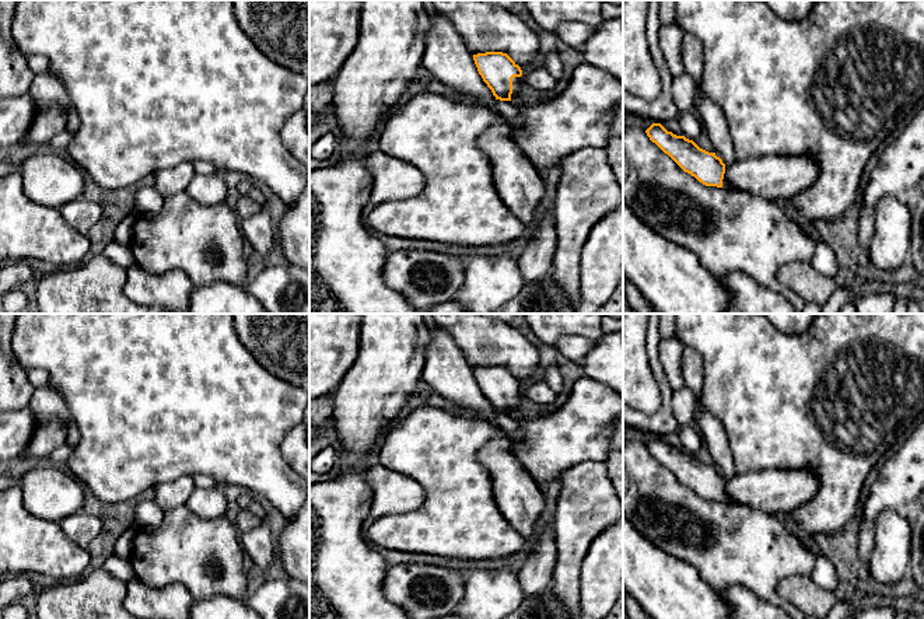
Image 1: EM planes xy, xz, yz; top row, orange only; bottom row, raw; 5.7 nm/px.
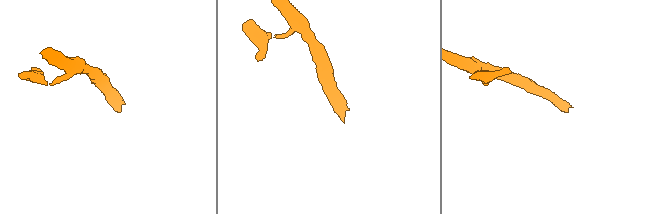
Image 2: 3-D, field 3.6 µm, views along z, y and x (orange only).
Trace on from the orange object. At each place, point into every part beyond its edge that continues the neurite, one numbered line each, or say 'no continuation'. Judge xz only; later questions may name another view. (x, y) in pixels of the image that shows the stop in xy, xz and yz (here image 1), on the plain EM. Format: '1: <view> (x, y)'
1: xz (517, 395)

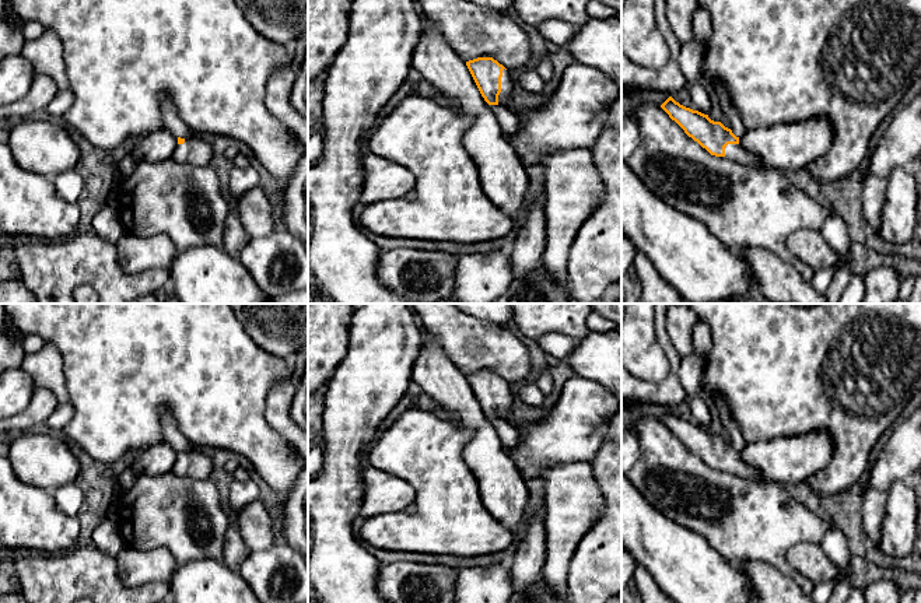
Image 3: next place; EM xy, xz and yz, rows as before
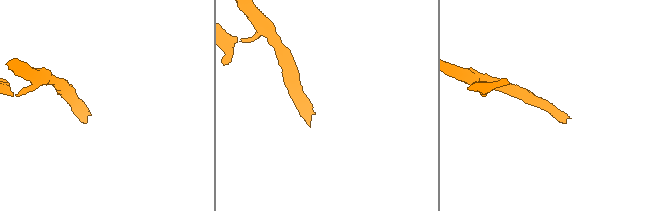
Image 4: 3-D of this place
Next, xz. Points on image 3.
1: xz (508, 392)

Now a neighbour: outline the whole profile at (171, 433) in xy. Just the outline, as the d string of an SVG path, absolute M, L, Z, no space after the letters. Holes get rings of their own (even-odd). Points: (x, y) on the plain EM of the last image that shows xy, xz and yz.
M165 409L161 413L161 431L165 442L171 444L174 449L181 452L188 452L196 448L190 441L188 441L178 428L175 418Z

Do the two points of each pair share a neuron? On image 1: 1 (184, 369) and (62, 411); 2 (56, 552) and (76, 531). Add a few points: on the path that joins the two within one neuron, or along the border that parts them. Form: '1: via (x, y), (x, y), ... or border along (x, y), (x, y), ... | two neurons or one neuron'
1: border along (48, 384), (63, 398), (80, 440) | two neurons
2: border along (58, 523), (70, 539), (86, 549) | two neurons

